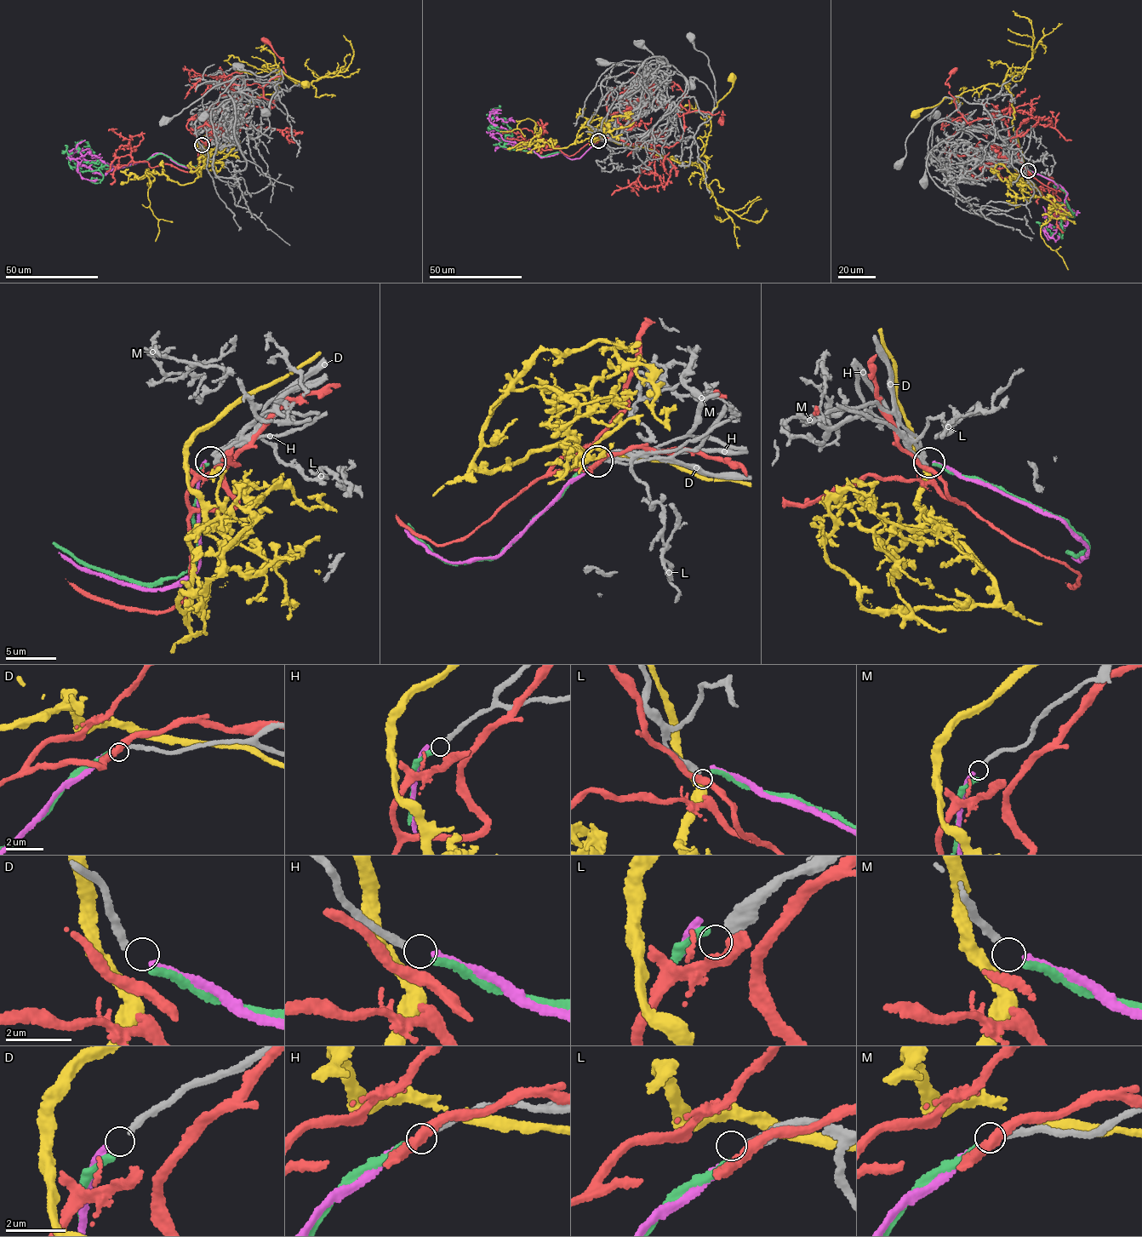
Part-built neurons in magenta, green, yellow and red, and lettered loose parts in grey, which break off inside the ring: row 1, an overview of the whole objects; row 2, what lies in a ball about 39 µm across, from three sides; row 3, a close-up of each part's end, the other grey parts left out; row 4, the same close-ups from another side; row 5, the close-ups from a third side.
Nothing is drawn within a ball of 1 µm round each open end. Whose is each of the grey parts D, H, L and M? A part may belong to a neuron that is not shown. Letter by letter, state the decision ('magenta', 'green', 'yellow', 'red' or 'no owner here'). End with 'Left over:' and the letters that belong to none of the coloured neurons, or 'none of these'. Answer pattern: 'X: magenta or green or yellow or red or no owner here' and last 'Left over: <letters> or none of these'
D: magenta
H: green
L: no owner here
M: no owner here
Left over: L, M

